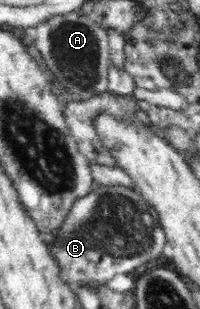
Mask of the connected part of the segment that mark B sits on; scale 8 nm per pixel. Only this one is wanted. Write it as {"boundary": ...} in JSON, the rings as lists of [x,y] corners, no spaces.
{"boundary":[[[94,183],[89,193],[73,202],[69,213],[56,230],[55,233],[42,234],[42,239],[57,262],[60,278],[75,293],[79,289],[89,288],[89,285],[105,283],[117,273],[133,273],[139,265],[161,256],[166,244],[166,236],[155,208],[145,202],[136,189],[121,185],[107,186]]]}

